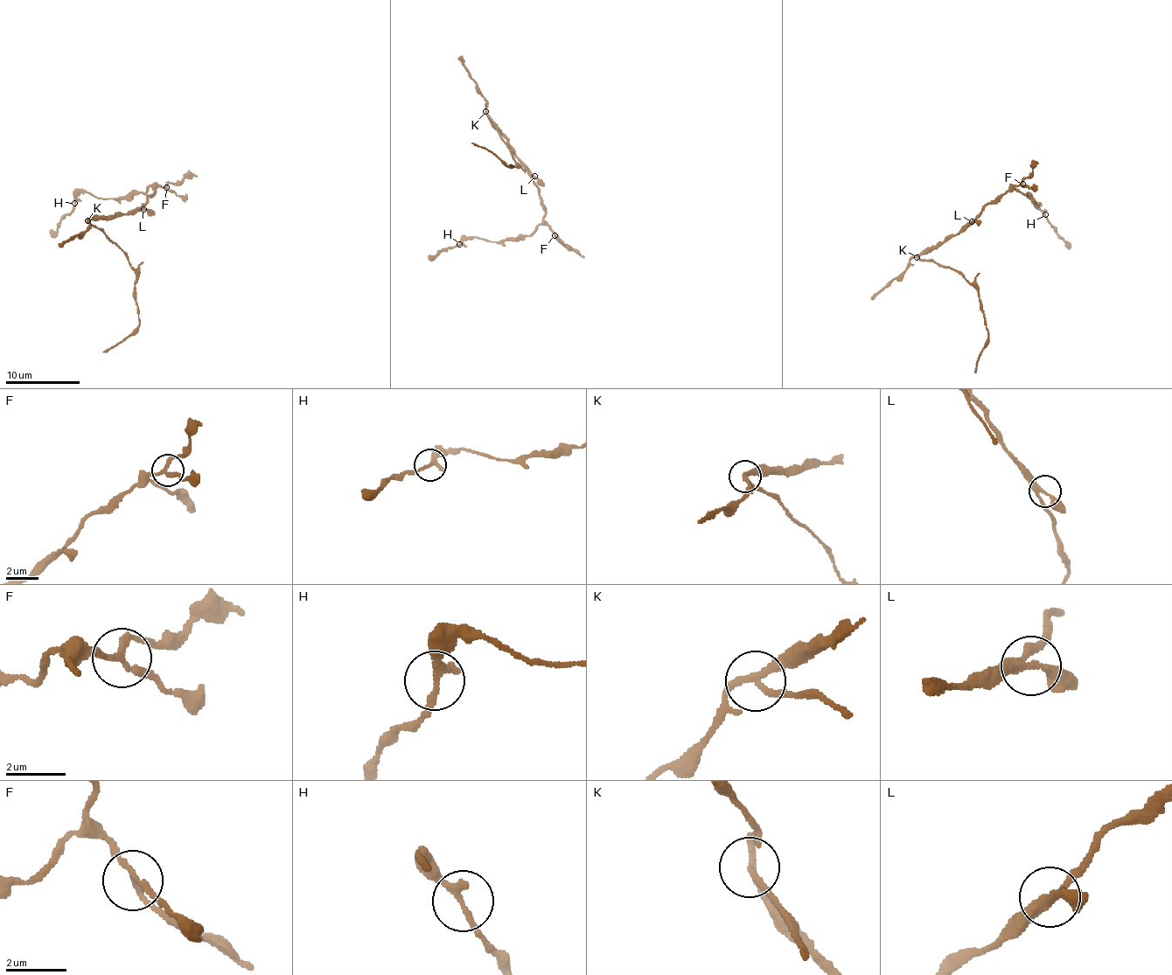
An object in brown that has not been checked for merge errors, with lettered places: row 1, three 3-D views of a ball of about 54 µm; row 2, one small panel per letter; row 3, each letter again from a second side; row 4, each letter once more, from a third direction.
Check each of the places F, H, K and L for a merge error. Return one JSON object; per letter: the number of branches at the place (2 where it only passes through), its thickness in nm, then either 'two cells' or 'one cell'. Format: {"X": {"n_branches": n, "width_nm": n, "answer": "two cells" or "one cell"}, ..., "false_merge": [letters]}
{"F": {"n_branches": 3, "width_nm": 190, "answer": "one cell"}, "H": {"n_branches": 2, "width_nm": 240, "answer": "one cell"}, "K": {"n_branches": 3, "width_nm": 200, "answer": "two cells"}, "L": {"n_branches": 3, "width_nm": 260, "answer": "one cell"}, "false_merge": ["K"]}

